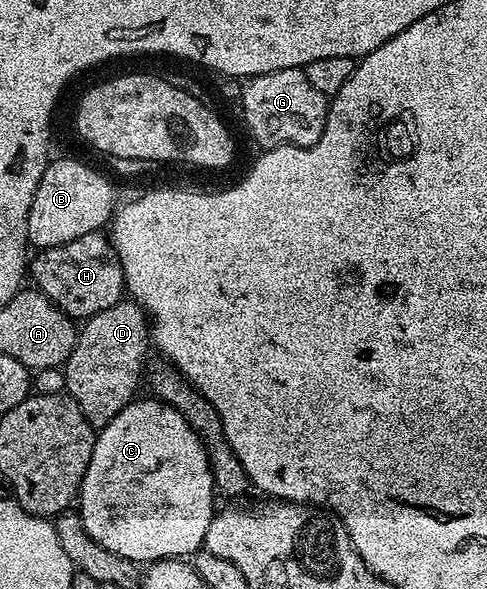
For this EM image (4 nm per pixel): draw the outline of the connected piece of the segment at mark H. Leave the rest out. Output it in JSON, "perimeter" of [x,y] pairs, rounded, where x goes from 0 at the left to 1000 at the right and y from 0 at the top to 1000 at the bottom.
{"perimeter":[[[205,392],[166,399],[142,413],[82,423],[62,438],[60,470],[70,489],[90,497],[127,531],[148,542],[177,542],[255,509],[253,455],[226,401]]]}

